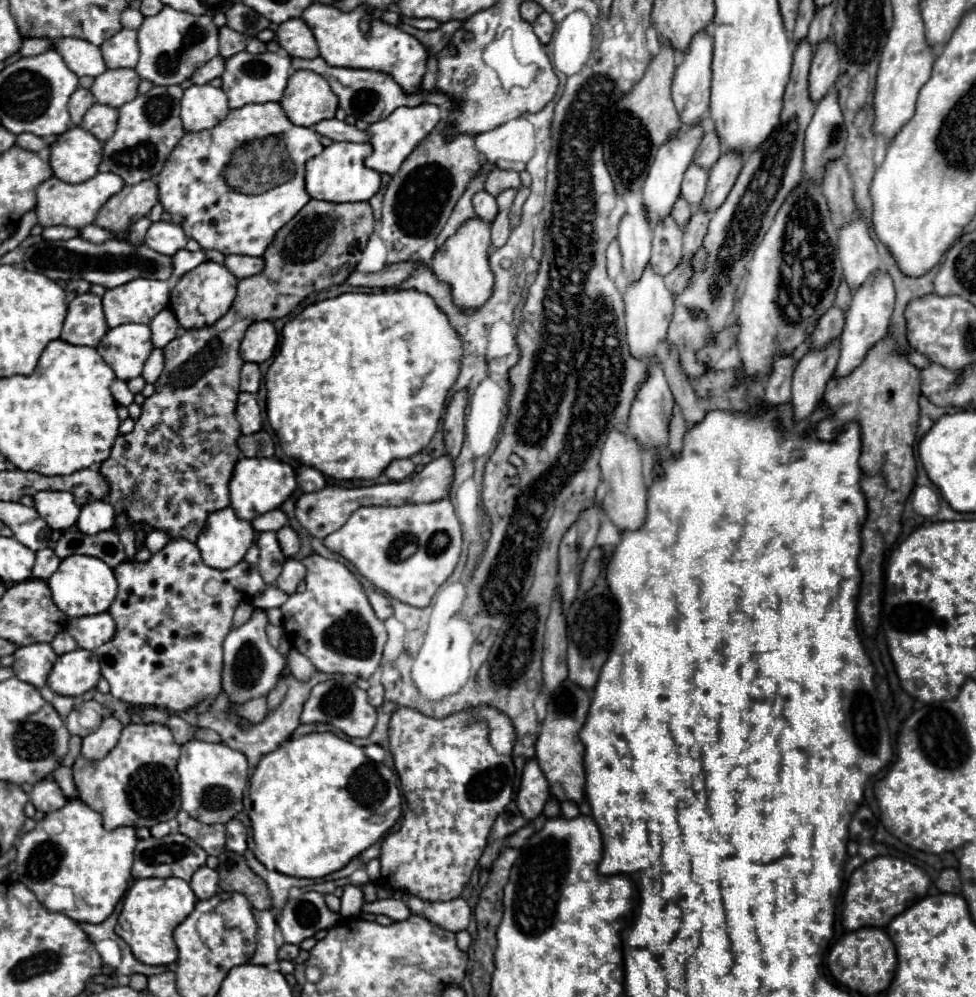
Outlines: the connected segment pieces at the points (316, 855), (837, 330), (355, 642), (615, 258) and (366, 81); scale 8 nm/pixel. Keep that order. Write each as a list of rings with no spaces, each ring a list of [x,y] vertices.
[[[313,732],[313,734],[301,736],[301,738],[295,738],[295,740],[287,740],[275,752],[265,754],[259,760],[259,764],[257,764],[253,776],[251,776],[249,794],[243,798],[243,805],[245,805],[244,801],[248,801],[249,807],[244,806],[244,810],[252,810],[249,812],[249,818],[251,821],[252,837],[255,840],[255,850],[253,850],[255,858],[265,868],[269,868],[269,870],[277,870],[281,874],[297,876],[297,878],[323,878],[323,876],[327,876],[327,874],[331,874],[335,870],[341,870],[345,864],[349,864],[351,858],[359,856],[363,850],[367,850],[369,846],[373,846],[381,836],[385,836],[387,830],[393,828],[393,824],[401,816],[401,792],[399,792],[399,778],[397,778],[397,774],[391,768],[387,768],[385,764],[371,762],[365,756],[363,748],[351,744],[345,738],[339,738],[333,732]]]
[[[833,306],[831,310],[827,310],[827,314],[823,314],[817,330],[811,336],[811,348],[823,348],[833,338],[839,338],[843,324],[845,324],[845,312],[839,306]]]
[[[309,554],[301,560],[307,566],[305,592],[295,592],[281,606],[283,628],[291,646],[305,654],[321,672],[347,674],[355,678],[371,678],[381,664],[383,646],[387,642],[385,624],[375,616],[363,586],[353,572],[319,554]]]
[[[613,240],[607,248],[607,272],[609,276],[615,280],[621,274],[623,266],[621,266],[621,250],[619,250],[619,242]]]
[[[321,56],[317,58],[311,58],[311,60],[305,60],[305,58],[291,58],[291,66],[293,68],[307,68],[307,70],[313,70],[317,74],[321,74],[323,78],[327,78],[331,90],[337,94],[339,98],[339,106],[349,114],[349,116],[355,116],[355,118],[361,118],[365,120],[367,124],[373,124],[373,122],[379,122],[383,118],[387,118],[395,108],[399,106],[417,106],[421,102],[433,102],[437,104],[439,108],[443,110],[451,110],[455,106],[455,102],[445,96],[445,94],[439,94],[439,92],[429,92],[429,94],[423,94],[421,90],[415,92],[415,94],[405,94],[399,84],[387,76],[387,74],[381,74],[381,72],[373,72],[373,70],[353,70],[353,68],[335,68],[335,66],[329,66]]]

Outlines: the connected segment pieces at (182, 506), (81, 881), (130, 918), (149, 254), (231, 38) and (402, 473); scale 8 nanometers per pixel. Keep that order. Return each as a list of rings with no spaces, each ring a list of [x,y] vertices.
[[[309,200],[301,210],[299,214],[295,214],[293,220],[289,220],[275,236],[275,240],[271,242],[271,246],[265,250],[263,254],[263,260],[265,260],[265,268],[251,276],[251,278],[243,278],[239,280],[239,286],[237,286],[237,298],[233,300],[229,312],[219,318],[213,326],[207,326],[207,328],[197,328],[197,330],[187,330],[183,336],[171,340],[163,350],[165,350],[165,372],[161,374],[161,378],[155,382],[155,394],[151,398],[145,400],[145,404],[141,406],[141,418],[135,422],[135,428],[133,432],[125,434],[125,436],[117,436],[115,442],[113,442],[113,448],[111,448],[111,456],[101,464],[101,474],[107,478],[109,486],[111,486],[111,492],[109,496],[105,498],[105,502],[109,502],[113,508],[115,508],[115,514],[121,514],[125,512],[129,516],[129,520],[133,524],[149,524],[157,530],[165,530],[171,538],[187,538],[191,542],[197,540],[199,532],[205,528],[205,520],[211,512],[215,510],[221,510],[221,508],[227,508],[229,506],[229,480],[231,480],[231,474],[233,474],[233,466],[235,462],[239,460],[239,448],[237,448],[237,438],[241,436],[241,430],[239,430],[239,424],[235,420],[235,406],[237,406],[237,394],[239,394],[239,370],[243,366],[243,360],[241,360],[241,354],[239,354],[239,344],[243,340],[243,334],[245,330],[257,322],[257,320],[277,320],[277,318],[283,318],[287,314],[291,314],[309,294],[313,292],[321,292],[333,284],[343,284],[347,280],[347,276],[355,270],[357,262],[359,262],[359,252],[357,254],[351,254],[349,252],[349,244],[351,242],[363,242],[363,246],[367,244],[371,232],[373,232],[373,226],[375,226],[375,218],[373,218],[373,210],[369,206],[369,202],[349,202],[349,204],[335,204],[335,202],[323,202],[323,200]]]
[[[69,800],[21,836],[17,878],[47,909],[67,914],[75,922],[99,924],[111,916],[115,904],[129,888],[135,844],[135,828],[105,830],[99,812],[81,800]]]
[[[141,878],[129,888],[123,910],[119,914],[115,932],[129,944],[133,956],[143,964],[167,966],[177,960],[177,946],[173,930],[179,926],[195,908],[195,892],[181,878]]]
[[[71,238],[71,240],[61,240],[61,242],[39,242],[33,244],[23,258],[23,266],[27,270],[45,274],[51,280],[57,282],[67,282],[67,280],[77,280],[83,278],[91,284],[101,284],[105,288],[115,288],[121,286],[129,280],[135,278],[157,278],[157,280],[167,280],[175,282],[177,278],[173,276],[173,264],[169,256],[163,256],[149,246],[139,246],[133,248],[125,242],[105,242],[105,244],[91,244],[83,238]]]
[[[229,26],[219,28],[219,54],[223,58],[229,58],[241,50],[245,50],[249,38],[245,34],[239,34],[235,30],[231,30]]]
[[[405,458],[405,460],[393,460],[393,462],[387,466],[385,476],[387,476],[389,480],[405,480],[405,478],[409,478],[413,472],[415,472],[415,464],[413,464],[409,458]]]

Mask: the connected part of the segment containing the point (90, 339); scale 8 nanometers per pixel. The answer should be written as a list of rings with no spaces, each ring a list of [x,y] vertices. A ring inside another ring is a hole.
[[[87,292],[77,294],[69,304],[69,316],[65,318],[61,340],[81,346],[97,346],[107,332],[101,298]]]

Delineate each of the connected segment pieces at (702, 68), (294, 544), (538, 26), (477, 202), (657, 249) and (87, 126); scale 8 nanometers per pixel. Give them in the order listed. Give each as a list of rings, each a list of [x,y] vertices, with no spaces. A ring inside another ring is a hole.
[[[701,30],[695,34],[687,50],[683,52],[681,64],[677,64],[675,74],[673,74],[673,84],[671,84],[671,94],[673,102],[677,106],[677,112],[681,116],[681,122],[685,126],[701,122],[707,112],[709,112],[709,94],[711,94],[711,54],[713,54],[713,40],[707,30]]]
[[[283,526],[277,532],[277,540],[279,540],[281,552],[285,554],[285,558],[293,558],[299,552],[299,536],[291,526]]]
[[[541,12],[539,18],[533,22],[533,28],[535,28],[535,34],[537,38],[543,42],[543,44],[549,44],[551,42],[551,36],[555,32],[555,22],[551,20],[551,16],[547,12]]]
[[[481,190],[473,196],[473,208],[475,214],[487,222],[493,222],[497,216],[497,202],[491,194],[487,194],[487,190]]]
[[[661,218],[653,228],[653,250],[651,250],[651,264],[653,268],[665,276],[669,274],[683,254],[683,230],[671,218]]]
[[[93,104],[81,122],[81,128],[91,132],[101,142],[111,138],[115,126],[117,126],[117,110],[105,104]]]

